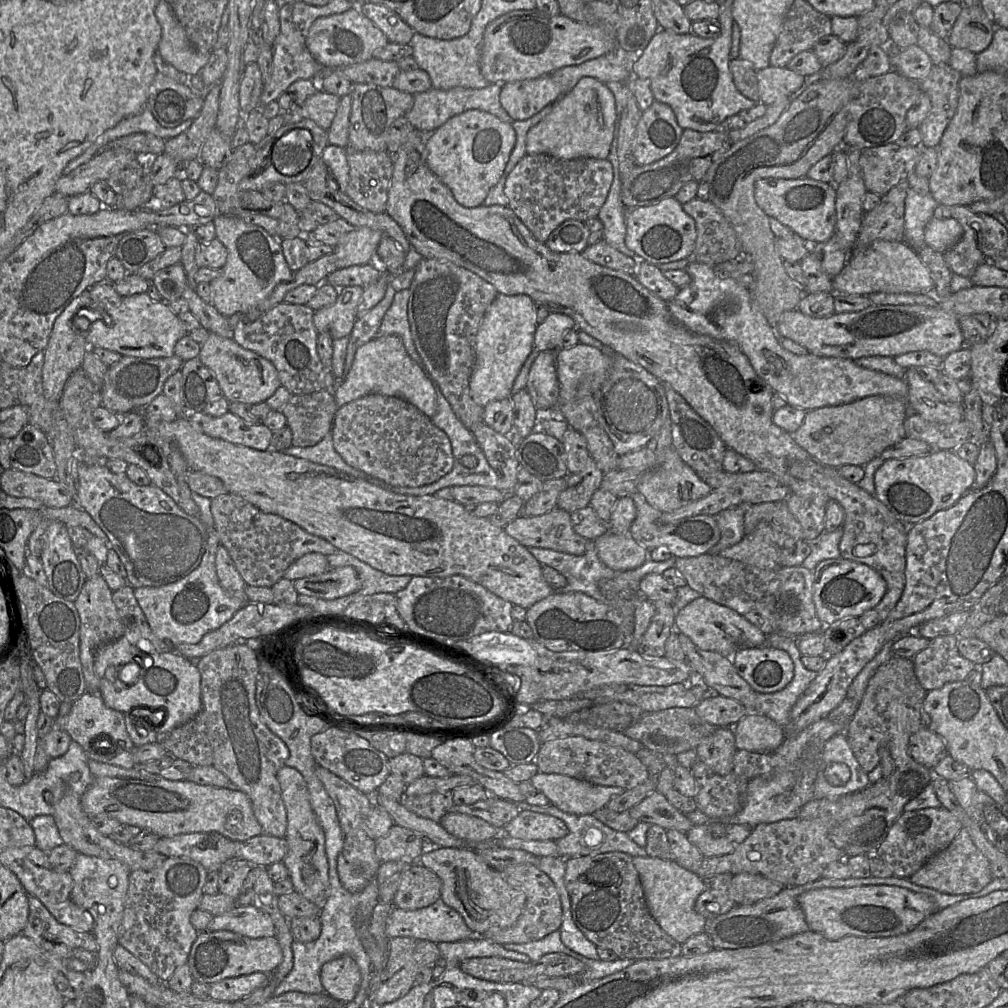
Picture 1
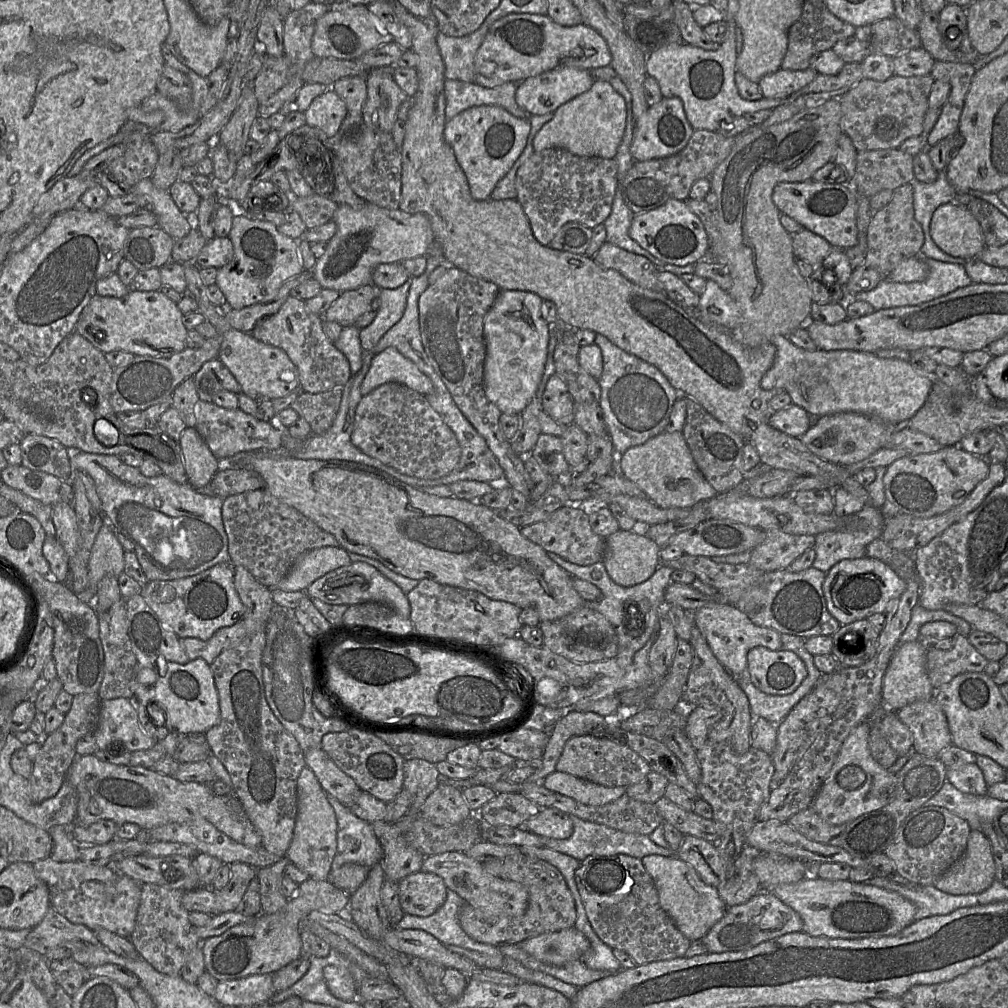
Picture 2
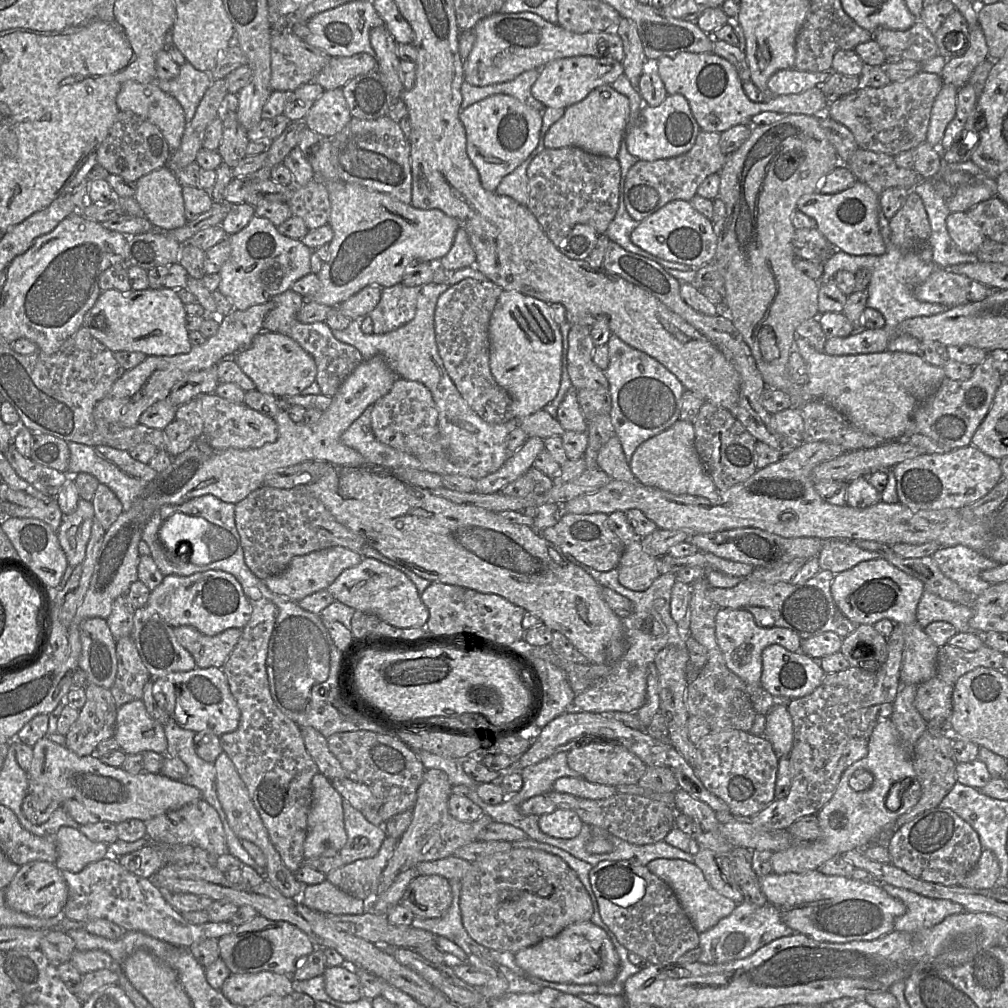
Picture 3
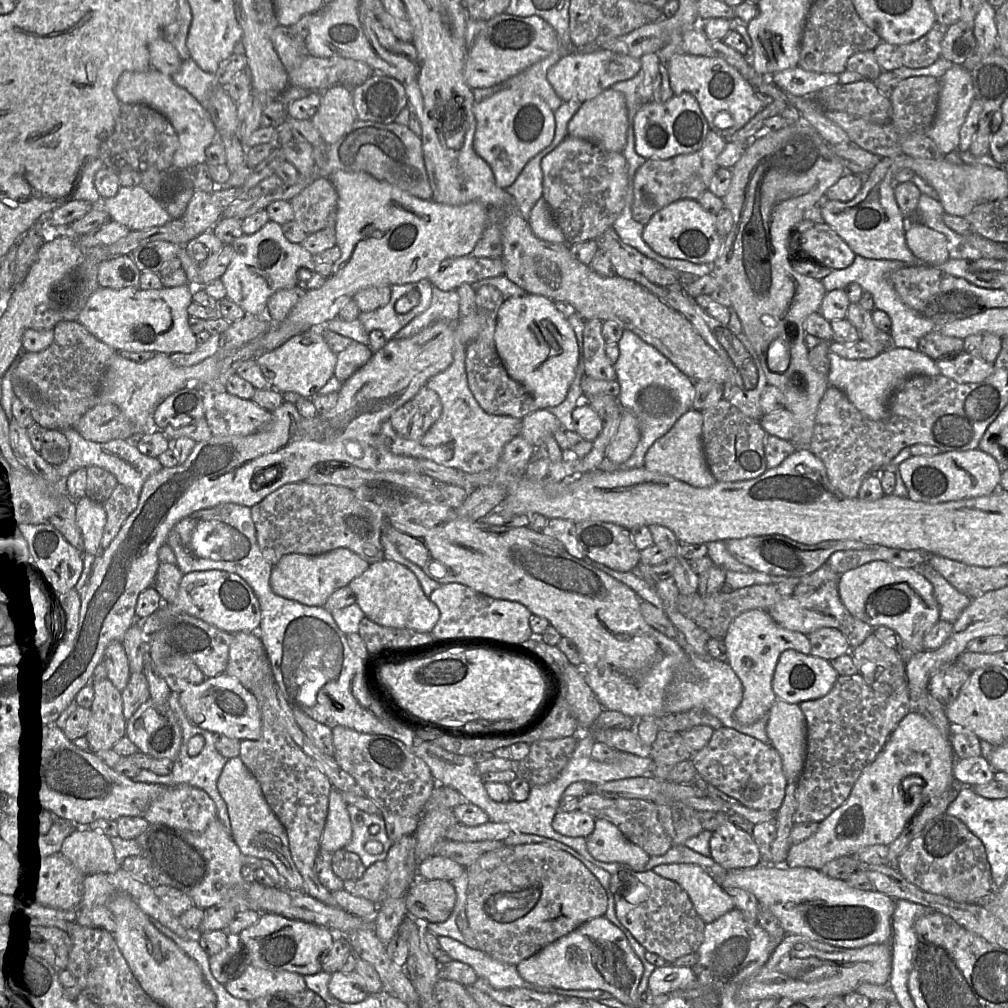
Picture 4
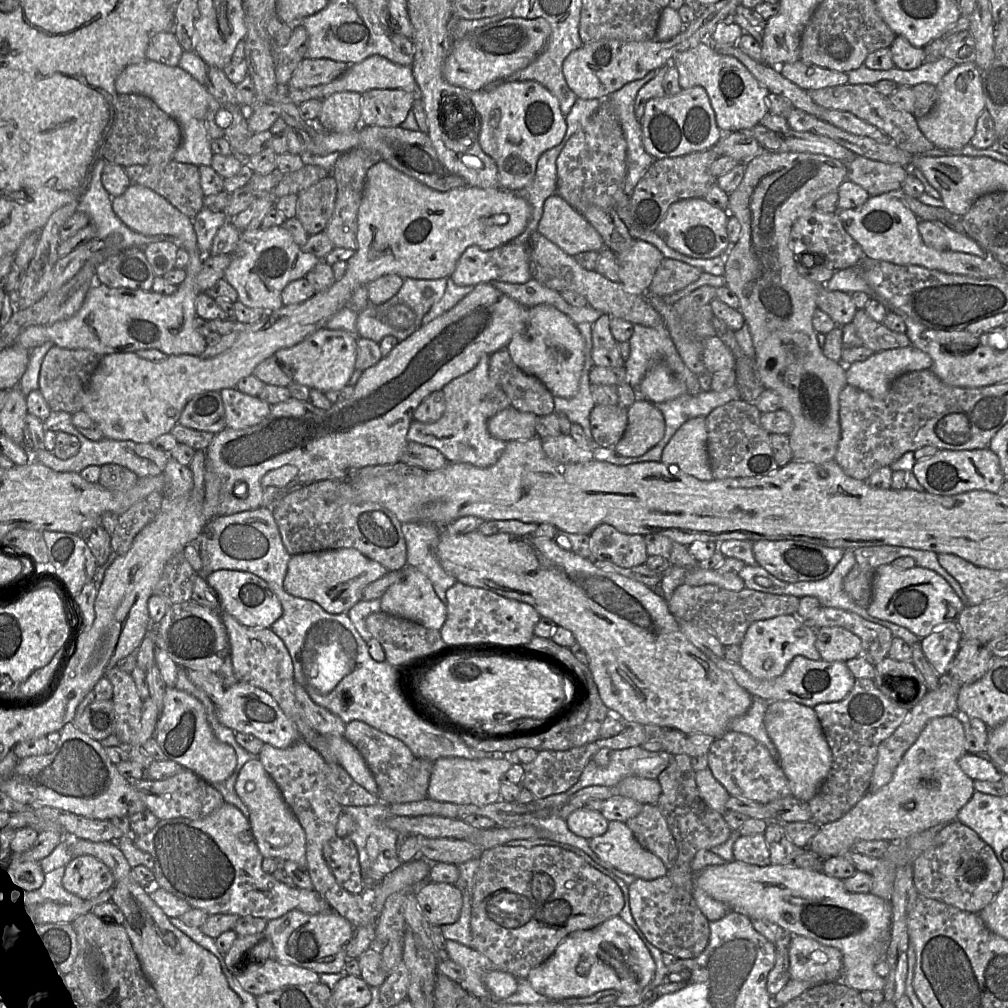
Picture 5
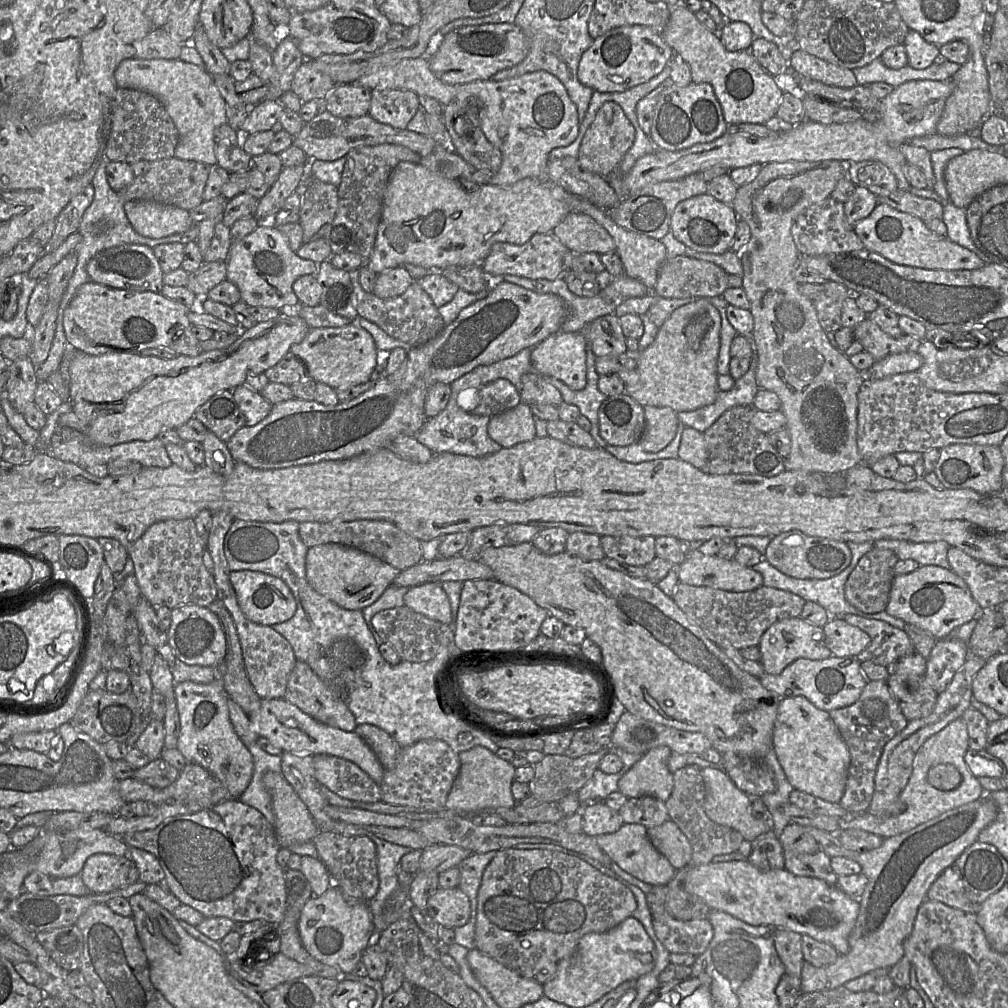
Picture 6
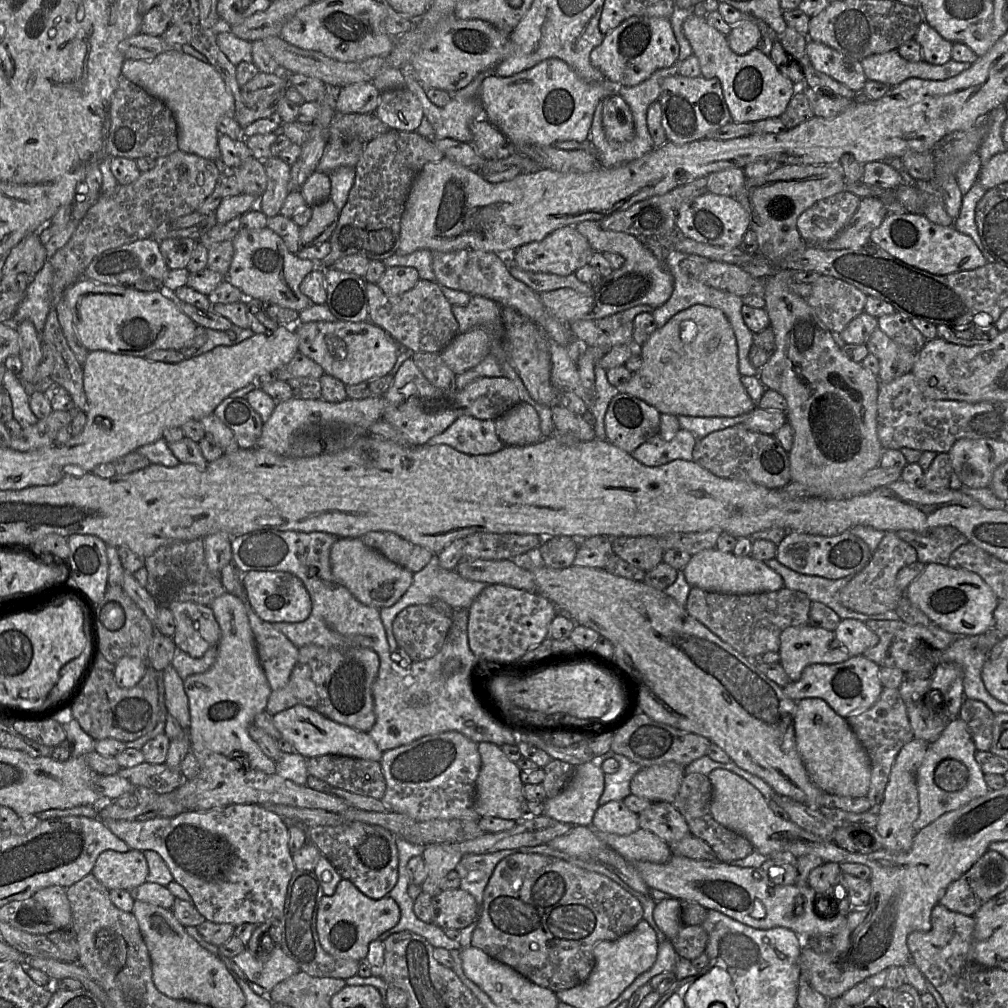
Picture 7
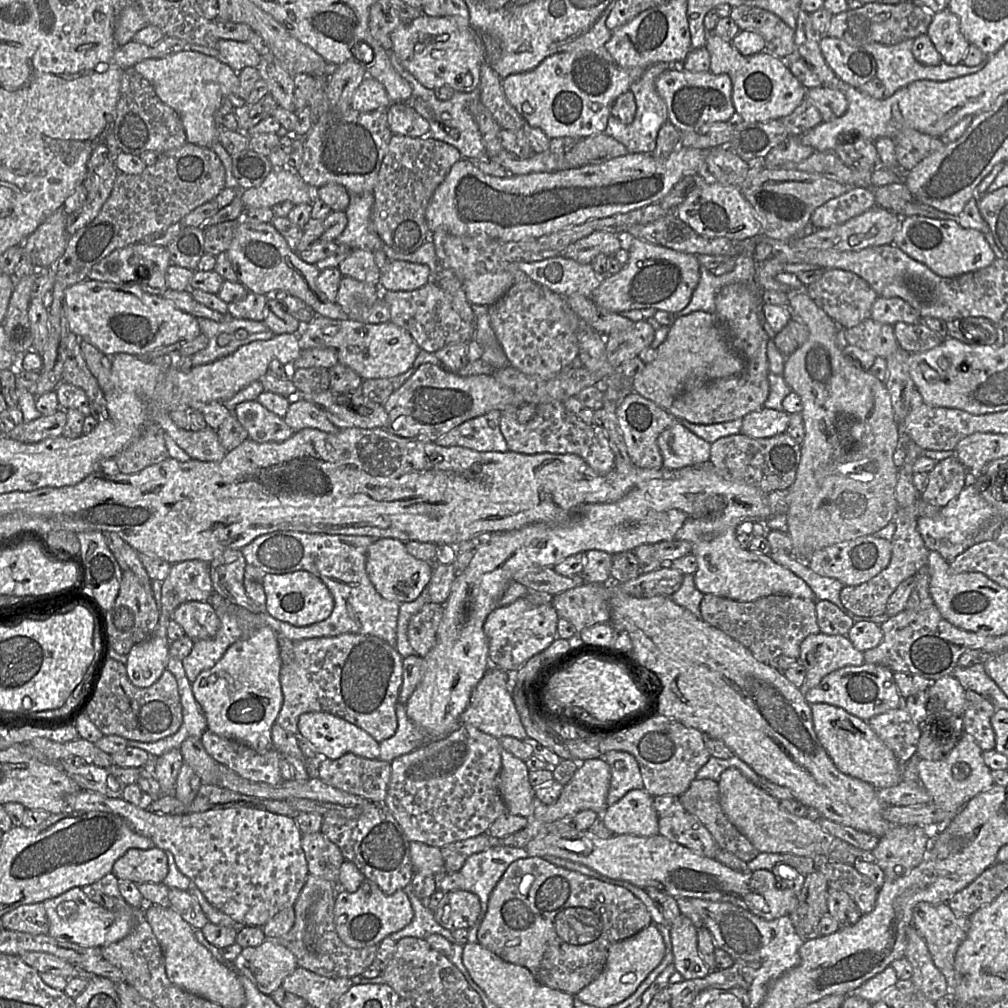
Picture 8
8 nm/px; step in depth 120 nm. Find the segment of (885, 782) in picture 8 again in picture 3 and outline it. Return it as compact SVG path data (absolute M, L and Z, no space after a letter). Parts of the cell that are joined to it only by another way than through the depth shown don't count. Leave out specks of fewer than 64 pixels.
M775 705L768 712L765 737L772 743L778 757L790 755L794 744L794 728L788 705Z

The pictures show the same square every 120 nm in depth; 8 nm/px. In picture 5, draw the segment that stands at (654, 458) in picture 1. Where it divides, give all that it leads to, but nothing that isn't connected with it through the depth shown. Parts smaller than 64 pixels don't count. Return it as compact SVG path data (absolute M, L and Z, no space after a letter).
M704 417L689 418L664 447L661 460L699 480L714 479L707 451L707 428Z

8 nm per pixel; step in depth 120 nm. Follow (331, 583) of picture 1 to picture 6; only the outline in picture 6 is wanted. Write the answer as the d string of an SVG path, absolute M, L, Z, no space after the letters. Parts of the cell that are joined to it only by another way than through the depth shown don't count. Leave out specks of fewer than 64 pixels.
M440 583L410 587L404 595L404 606L442 624L452 623L450 602Z

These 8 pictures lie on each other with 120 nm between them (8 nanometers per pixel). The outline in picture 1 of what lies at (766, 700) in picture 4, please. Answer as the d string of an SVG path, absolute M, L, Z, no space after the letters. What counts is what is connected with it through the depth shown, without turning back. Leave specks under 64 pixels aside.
M703 596L696 598L678 611L675 616L674 629L677 632L686 635L698 648L705 651L716 652L729 658L741 649L757 648L767 644L767 635L757 626L750 623L733 609L718 604Z

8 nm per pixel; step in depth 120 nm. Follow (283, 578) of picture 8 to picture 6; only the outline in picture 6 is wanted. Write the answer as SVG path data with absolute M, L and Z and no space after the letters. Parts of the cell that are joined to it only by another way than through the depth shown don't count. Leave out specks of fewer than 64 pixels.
M240 570L230 571L229 580L241 611L256 624L272 627L291 619L296 612L296 600L290 588L280 578L258 571Z

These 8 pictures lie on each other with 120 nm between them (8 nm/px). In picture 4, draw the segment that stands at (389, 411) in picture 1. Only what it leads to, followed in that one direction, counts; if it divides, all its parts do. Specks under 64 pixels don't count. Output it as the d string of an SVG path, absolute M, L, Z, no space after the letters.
M422 387L419 392L388 419L394 431L406 439L423 436L440 418L442 404L431 389Z

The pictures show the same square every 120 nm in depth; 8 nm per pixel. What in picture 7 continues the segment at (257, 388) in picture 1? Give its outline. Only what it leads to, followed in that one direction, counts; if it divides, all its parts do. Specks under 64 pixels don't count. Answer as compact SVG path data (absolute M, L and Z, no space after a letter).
M315 321L293 326L298 338L298 352L319 364L326 375L339 379L345 385L388 375L400 353L400 345L383 328L369 321Z

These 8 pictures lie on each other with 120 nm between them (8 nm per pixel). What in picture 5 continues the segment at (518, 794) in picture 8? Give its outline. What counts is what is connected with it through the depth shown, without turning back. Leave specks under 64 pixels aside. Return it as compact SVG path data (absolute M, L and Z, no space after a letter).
M458 757L440 758L434 762L428 787L428 798L454 804L492 804L500 800L500 785L510 769L506 759L469 760Z

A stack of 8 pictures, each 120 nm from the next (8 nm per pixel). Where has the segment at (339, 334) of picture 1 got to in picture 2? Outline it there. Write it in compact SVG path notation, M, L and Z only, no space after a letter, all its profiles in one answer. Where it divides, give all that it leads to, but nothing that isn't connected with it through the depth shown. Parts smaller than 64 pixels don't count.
M365 285L355 290L341 292L328 310L320 317L322 321L337 322L342 327L355 325L360 316L378 296L378 289Z

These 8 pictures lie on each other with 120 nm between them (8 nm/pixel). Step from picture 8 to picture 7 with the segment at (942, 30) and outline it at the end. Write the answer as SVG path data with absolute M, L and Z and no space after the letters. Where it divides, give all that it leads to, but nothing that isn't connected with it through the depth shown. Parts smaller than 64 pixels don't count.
M926 22L920 24L914 40L921 47L924 62L932 65L943 65L951 60L953 43L944 39Z

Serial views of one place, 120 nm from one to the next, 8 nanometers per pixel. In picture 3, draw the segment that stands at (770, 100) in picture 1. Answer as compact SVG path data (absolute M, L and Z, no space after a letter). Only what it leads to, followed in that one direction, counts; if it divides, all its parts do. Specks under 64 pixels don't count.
M788 68L774 73L767 85L775 96L798 94L817 87L828 79L831 72L806 72Z

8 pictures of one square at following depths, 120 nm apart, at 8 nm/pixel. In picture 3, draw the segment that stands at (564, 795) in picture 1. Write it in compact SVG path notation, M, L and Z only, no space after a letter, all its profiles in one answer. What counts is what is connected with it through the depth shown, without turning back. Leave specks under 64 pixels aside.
M561 777L553 785L552 790L571 794L578 799L601 800L617 793L615 786L592 783L582 777Z

